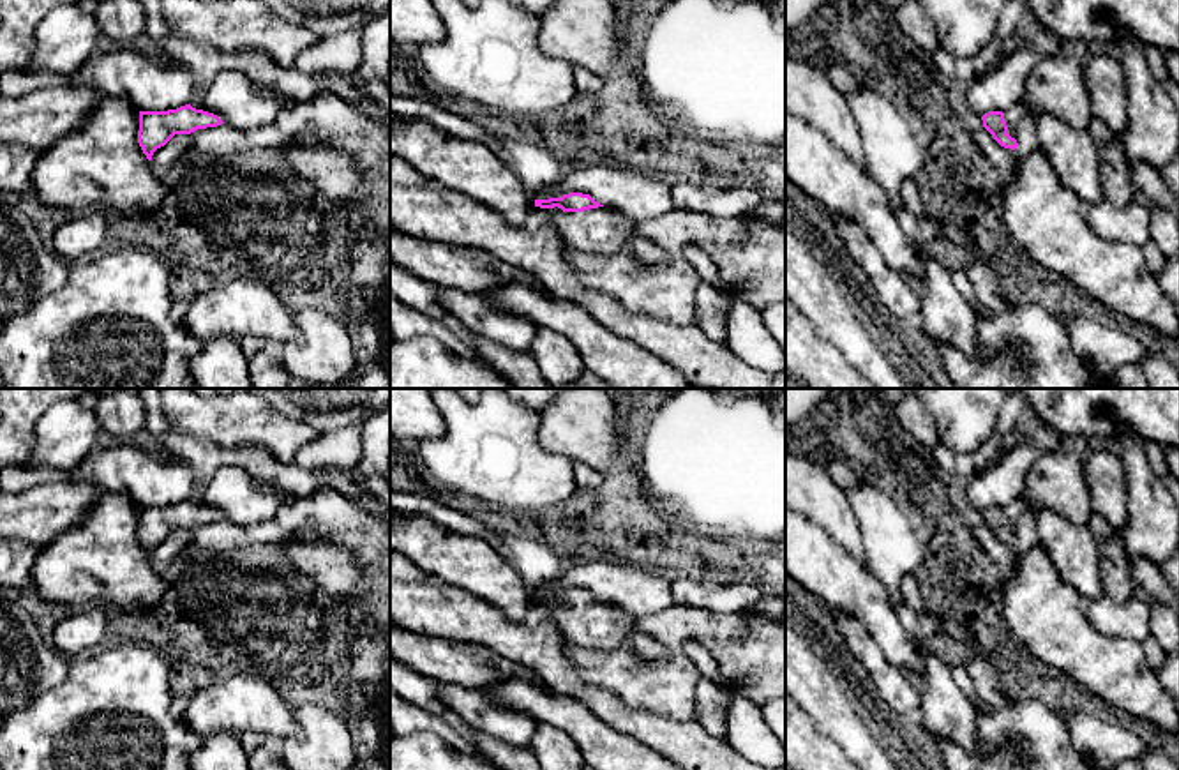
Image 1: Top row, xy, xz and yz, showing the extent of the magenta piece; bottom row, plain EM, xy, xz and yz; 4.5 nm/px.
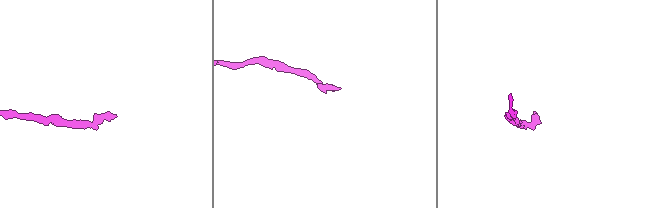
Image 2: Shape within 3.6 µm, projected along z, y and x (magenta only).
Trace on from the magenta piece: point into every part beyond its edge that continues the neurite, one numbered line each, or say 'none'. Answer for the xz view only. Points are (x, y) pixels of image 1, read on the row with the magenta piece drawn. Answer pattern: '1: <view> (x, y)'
1: xz (602, 230)

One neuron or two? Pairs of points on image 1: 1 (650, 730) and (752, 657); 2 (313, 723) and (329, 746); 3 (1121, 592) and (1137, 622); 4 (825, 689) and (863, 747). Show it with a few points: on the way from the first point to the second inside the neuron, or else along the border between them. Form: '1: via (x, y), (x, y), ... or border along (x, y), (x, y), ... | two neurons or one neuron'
1: border along (627, 705), (675, 719), (694, 719) | two neurons
2: via (318, 728), (323, 740) | one neuron
3: border along (1103, 594), (1116, 601), (1126, 601), (1133, 596) | two neurons
4: via (830, 703), (832, 710), (853, 733) | one neuron

